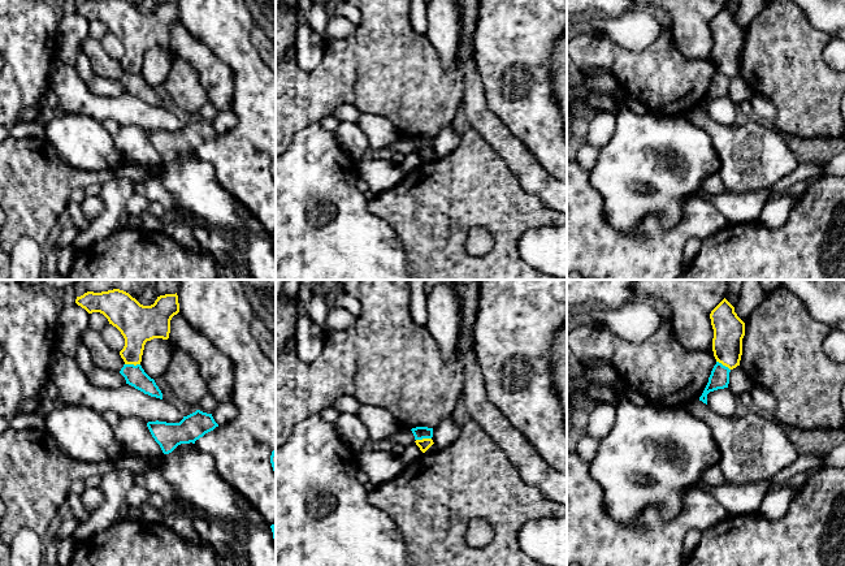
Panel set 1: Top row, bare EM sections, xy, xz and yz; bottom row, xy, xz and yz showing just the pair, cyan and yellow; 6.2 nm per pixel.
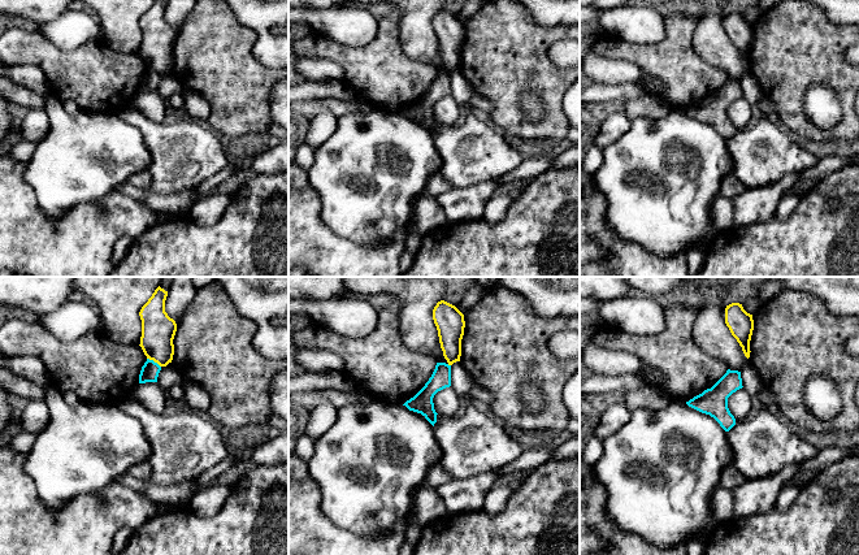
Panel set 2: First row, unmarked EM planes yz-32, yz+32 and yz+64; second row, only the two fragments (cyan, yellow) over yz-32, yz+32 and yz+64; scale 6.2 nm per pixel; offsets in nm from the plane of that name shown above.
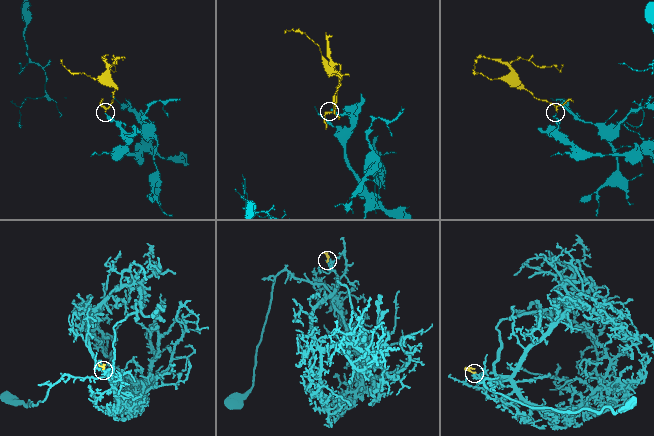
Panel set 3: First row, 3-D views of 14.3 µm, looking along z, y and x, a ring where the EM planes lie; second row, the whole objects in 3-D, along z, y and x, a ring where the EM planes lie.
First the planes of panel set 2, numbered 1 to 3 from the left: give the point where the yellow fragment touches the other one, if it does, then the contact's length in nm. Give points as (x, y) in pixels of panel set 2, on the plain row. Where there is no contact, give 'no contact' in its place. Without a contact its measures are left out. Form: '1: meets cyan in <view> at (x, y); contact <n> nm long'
1: meets cyan in yz-32 at (152, 69); contact 110 nm long
2: meets cyan in yz+32 at (447, 73); contact 30 nm long
3: no contact

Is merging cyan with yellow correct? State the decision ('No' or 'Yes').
No

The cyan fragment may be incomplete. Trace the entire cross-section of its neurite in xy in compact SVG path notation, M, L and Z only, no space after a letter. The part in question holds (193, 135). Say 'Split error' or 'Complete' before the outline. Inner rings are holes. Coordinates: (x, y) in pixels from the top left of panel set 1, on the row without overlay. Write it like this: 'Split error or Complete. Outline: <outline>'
Complete. Outline: M196 118L183 125L179 131L148 130L147 135L160 154L164 163L172 161L181 152L195 152L205 142L213 139L218 133L212 122Z

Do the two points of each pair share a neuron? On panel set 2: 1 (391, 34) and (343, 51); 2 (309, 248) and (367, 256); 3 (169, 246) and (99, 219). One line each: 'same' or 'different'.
1: same
2: same
3: different

